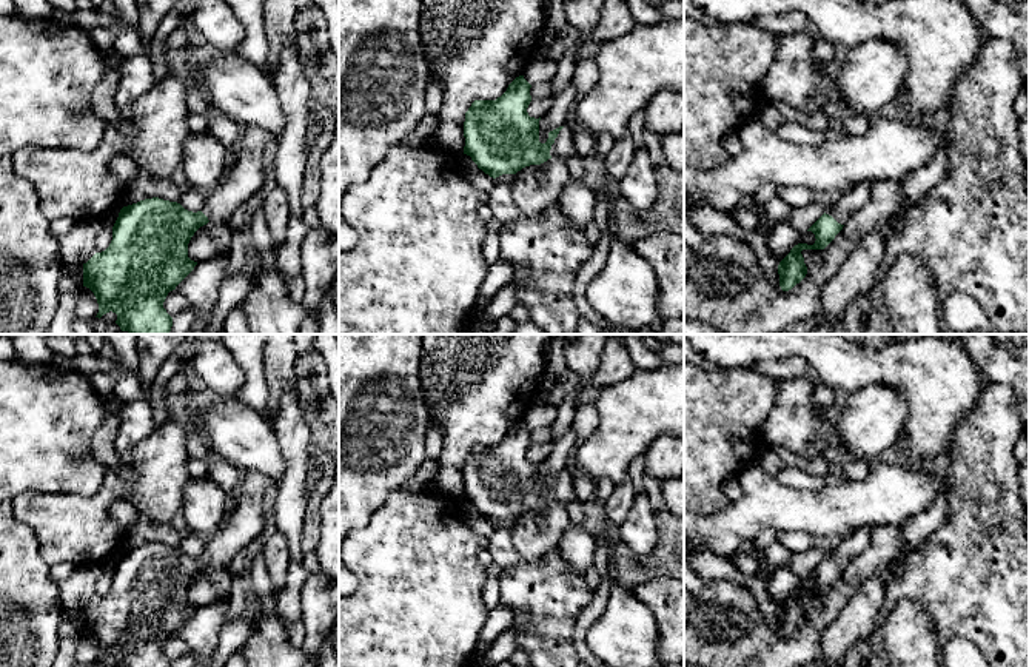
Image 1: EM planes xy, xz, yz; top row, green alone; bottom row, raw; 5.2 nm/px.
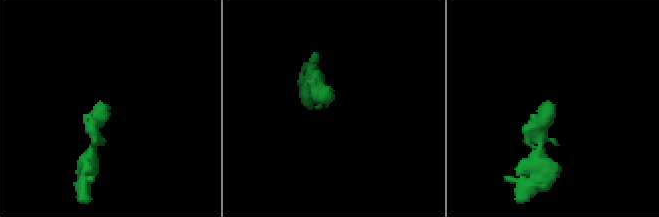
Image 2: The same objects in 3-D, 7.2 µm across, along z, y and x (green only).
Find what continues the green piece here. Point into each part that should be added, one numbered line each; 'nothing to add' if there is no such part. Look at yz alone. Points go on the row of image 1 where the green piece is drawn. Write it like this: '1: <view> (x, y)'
1: yz (851, 201)

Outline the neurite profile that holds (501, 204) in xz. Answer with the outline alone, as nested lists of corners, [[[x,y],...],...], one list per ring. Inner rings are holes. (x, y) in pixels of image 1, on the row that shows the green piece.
[[[496,182],[488,191],[487,208],[491,211],[493,219],[501,223],[513,223],[522,216],[518,205],[513,200],[510,182]]]

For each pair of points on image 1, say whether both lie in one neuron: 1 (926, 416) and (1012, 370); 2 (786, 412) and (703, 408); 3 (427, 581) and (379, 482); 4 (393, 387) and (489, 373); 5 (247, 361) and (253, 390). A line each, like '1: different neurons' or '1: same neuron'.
1: different neurons
2: different neurons
3: different neurons
4: different neurons
5: same neuron

